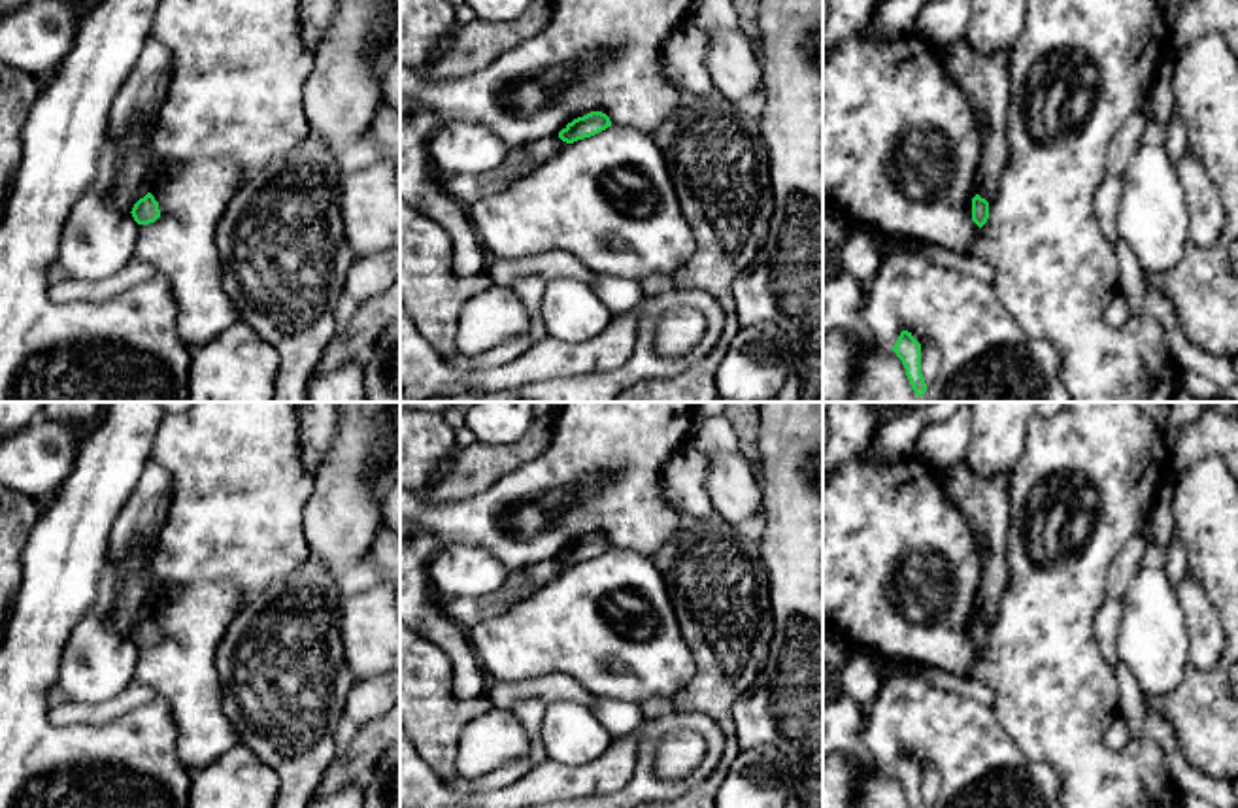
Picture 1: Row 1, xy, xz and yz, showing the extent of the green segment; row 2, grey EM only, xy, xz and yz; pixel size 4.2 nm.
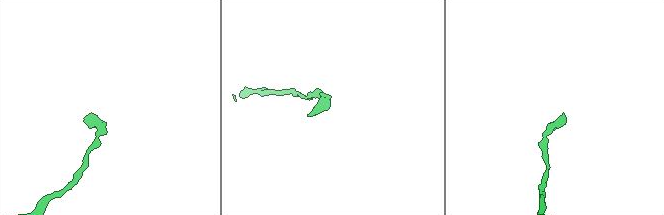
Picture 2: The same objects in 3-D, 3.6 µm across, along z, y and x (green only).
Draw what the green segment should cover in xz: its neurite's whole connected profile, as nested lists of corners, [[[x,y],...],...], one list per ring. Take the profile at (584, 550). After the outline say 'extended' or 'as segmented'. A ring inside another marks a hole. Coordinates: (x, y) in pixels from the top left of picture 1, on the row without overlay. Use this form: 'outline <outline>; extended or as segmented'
outline [[[591,534],[583,540],[574,542],[568,546],[560,555],[559,561],[566,566],[574,566],[583,561],[591,561],[602,553],[611,549],[611,544],[606,536],[602,534]]]; as segmented

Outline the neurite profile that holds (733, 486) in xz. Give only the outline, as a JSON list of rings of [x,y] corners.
[[[710,451],[706,491],[715,515],[740,525],[762,508],[759,470],[740,451]]]

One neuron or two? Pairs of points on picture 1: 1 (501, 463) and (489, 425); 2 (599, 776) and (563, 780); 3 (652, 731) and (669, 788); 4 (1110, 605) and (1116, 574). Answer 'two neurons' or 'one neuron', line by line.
1: two neurons
2: one neuron
3: one neuron
4: two neurons

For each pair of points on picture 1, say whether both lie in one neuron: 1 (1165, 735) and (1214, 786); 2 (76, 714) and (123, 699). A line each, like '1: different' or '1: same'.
1: same
2: same

